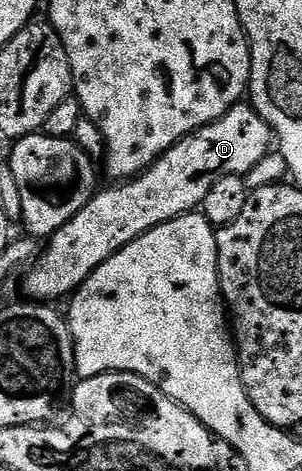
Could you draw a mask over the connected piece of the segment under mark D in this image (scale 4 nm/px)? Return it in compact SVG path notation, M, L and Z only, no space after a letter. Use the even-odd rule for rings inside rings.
M241 103L231 109L224 117L219 117L214 123L196 129L188 137L182 138L176 145L171 145L156 162L130 181L109 184L109 189L101 188L92 194L92 198L66 223L59 231L47 238L45 247L36 260L28 266L24 277L25 298L36 303L56 303L59 297L71 298L80 288L80 284L92 274L95 269L102 267L106 259L110 259L122 247L126 247L134 239L138 239L146 231L166 223L170 219L191 213L203 206L206 195L210 195L210 187L218 183L218 179L226 179L226 175L238 175L242 178L249 176L251 169L256 169L264 161L264 156L274 149L274 134L268 125L253 109L251 104Z

